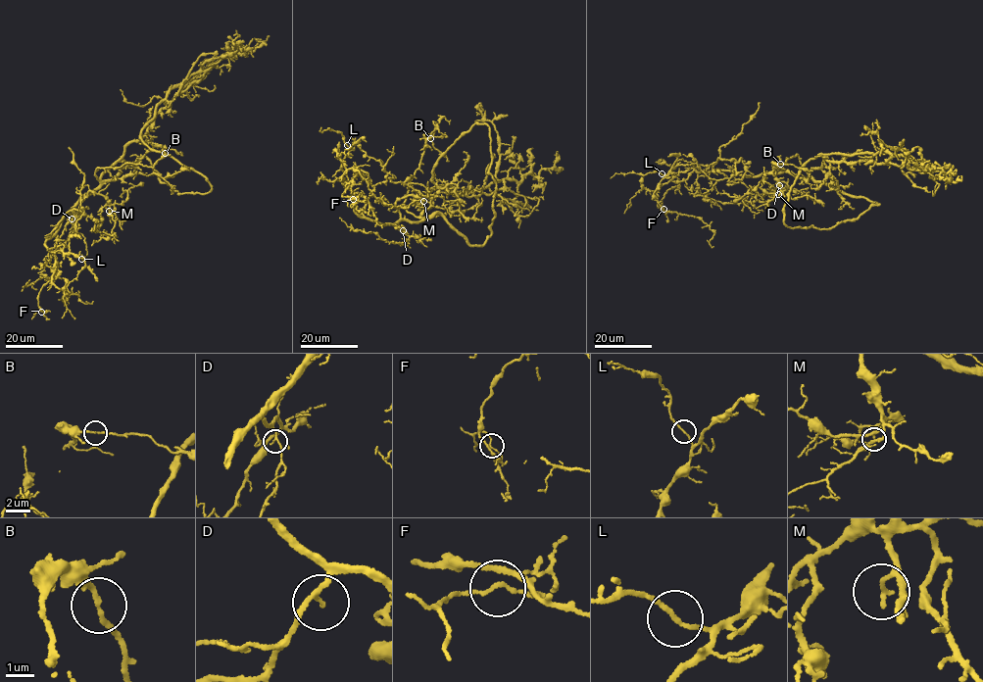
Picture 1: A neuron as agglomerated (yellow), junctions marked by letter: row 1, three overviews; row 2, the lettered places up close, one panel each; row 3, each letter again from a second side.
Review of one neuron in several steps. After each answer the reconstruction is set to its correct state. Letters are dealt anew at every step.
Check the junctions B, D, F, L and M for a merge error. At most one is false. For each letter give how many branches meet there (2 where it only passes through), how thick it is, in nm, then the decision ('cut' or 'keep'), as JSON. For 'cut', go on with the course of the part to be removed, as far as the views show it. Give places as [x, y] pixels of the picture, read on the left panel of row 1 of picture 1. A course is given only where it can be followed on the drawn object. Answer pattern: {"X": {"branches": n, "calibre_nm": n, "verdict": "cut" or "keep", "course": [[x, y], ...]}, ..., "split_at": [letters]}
{"B": {"branches": 2, "calibre_nm": 160, "verdict": "keep"}, "D": {"branches": 2, "calibre_nm": 130, "verdict": "keep"}, "F": {"branches": 2, "calibre_nm": 110, "verdict": "keep"}, "L": {"branches": 2, "calibre_nm": 140, "verdict": "cut", "course": [[82, 259], [85, 260], [84, 267], [68, 284], [70, 292]]}, "M": {"branches": 2, "calibre_nm": 150, "verdict": "keep"}, "split_at": ["L"]}

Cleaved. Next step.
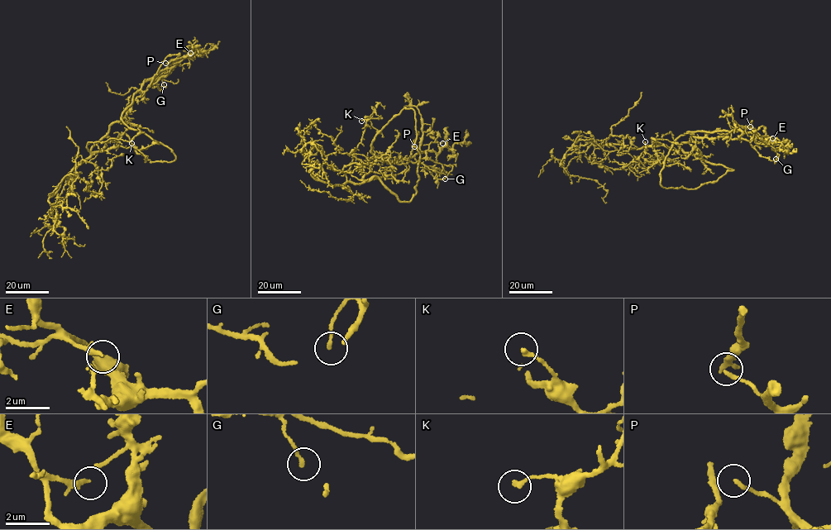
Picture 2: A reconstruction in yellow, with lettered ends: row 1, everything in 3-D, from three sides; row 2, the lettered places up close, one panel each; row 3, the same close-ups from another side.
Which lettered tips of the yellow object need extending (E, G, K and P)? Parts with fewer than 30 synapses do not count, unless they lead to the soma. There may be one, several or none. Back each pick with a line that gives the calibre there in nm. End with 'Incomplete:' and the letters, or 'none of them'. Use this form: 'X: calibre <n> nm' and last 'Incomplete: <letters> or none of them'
Incomplete: none of them

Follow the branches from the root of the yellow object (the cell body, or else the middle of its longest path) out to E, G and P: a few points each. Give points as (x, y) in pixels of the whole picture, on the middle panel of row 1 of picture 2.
E: (359, 183), (369, 173), (370, 159), (406, 163), (427, 150), (431, 142), (442, 143)
G: (359, 183), (369, 173), (370, 159), (378, 157), (398, 164), (418, 161), (434, 177), (445, 179)
P: (359, 183), (369, 173), (370, 159), (382, 157), (397, 164), (406, 163), (409, 157), (422, 152), (414, 146)

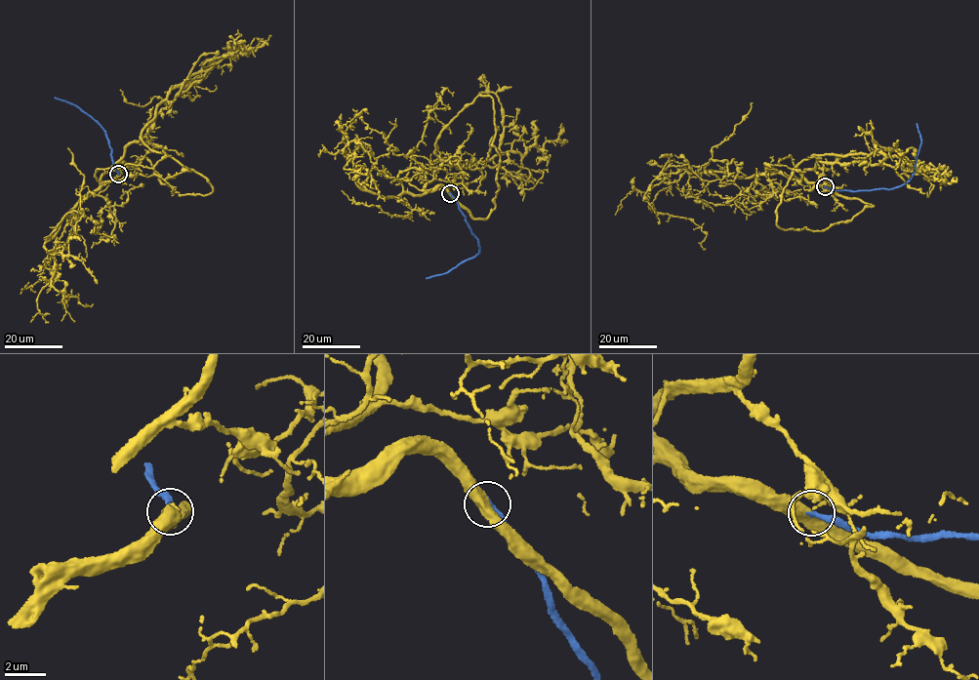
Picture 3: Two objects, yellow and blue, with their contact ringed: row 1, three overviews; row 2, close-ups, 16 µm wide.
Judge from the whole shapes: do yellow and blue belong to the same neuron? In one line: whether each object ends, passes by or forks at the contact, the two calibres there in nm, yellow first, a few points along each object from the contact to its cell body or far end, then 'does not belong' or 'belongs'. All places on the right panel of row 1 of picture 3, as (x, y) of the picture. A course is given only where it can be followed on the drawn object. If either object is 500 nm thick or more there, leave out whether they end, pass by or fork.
550 nm thick on the yellow side, 360 nm on the other; yellow runs (824, 186), (777, 172), (673, 173), (648, 191), (648, 208), (688, 218), (706, 234), (705, 249); blue runs (825, 186), (854, 191), (892, 188), (907, 181), (914, 173), (921, 140), (917, 123); belongs

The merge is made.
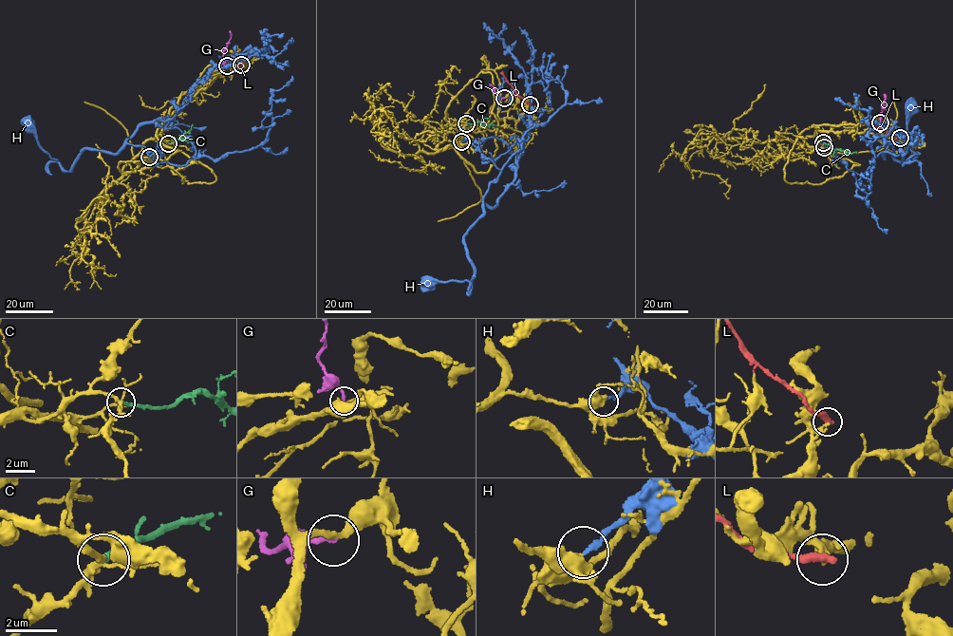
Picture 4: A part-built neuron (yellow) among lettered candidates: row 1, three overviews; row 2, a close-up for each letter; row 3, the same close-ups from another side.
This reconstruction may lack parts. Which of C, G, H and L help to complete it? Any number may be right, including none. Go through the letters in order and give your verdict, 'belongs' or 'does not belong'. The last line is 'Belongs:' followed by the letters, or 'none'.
C: does not belong
G: does not belong
H: does not belong
L: does not belong
Belongs: none

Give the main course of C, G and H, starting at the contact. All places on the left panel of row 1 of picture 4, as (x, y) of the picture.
C: (168, 143), (180, 139), (193, 126)
G: (226, 65), (222, 57), (231, 38), (230, 30)
H: (149, 157), (156, 152), (158, 163), (126, 142), (139, 127), (172, 117), (212, 68), (267, 43)

